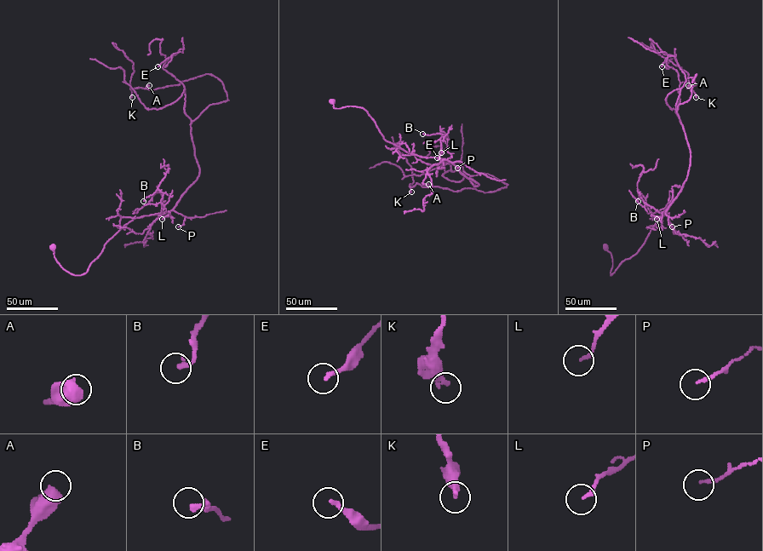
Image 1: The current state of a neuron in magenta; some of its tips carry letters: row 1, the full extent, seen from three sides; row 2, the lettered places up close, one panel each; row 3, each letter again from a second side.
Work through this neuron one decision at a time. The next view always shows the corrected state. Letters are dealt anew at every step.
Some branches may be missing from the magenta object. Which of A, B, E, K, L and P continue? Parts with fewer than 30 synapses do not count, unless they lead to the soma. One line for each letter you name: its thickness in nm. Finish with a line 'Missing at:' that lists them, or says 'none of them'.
Missing at: none of them

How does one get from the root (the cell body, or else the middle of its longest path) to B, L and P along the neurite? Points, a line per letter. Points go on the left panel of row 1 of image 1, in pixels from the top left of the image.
B: (53, 247), (64, 269), (83, 274), (124, 225), (161, 212), (163, 193), (157, 189), (143, 201)
L: (53, 247), (60, 265), (72, 274), (81, 275), (105, 243), (134, 219), (170, 213), (171, 218), (162, 219)
P: (53, 247), (60, 265), (81, 275), (105, 243), (134, 219), (174, 210), (185, 217), (178, 226)

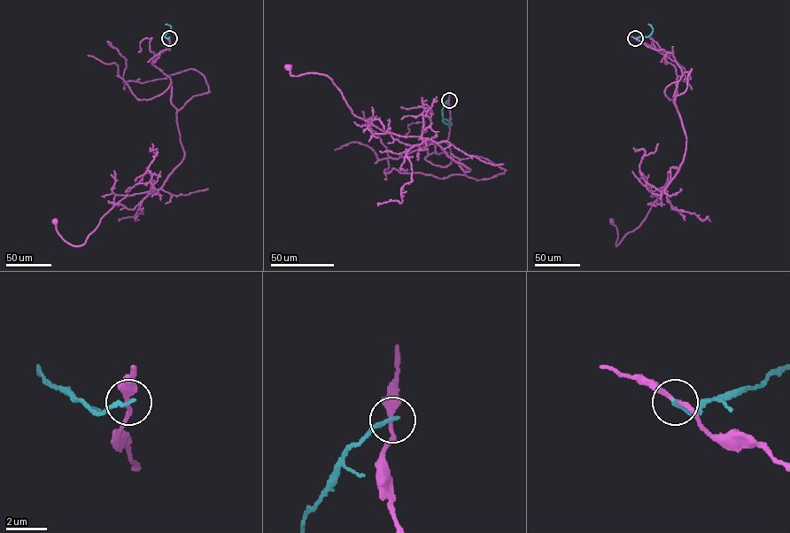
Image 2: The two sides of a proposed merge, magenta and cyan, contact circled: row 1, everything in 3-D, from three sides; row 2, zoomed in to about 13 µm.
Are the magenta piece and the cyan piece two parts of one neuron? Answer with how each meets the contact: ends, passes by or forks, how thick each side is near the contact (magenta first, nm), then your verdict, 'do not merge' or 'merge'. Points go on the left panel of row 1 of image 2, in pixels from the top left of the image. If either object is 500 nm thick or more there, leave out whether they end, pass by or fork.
magenta passes by; cyan ends; calibres 220 and 200 nm; do not merge

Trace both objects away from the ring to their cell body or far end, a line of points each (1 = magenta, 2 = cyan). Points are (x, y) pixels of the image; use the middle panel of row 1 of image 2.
1: (449, 100), (448, 139), (424, 158), (469, 171), (289, 66)
2: (449, 100), (443, 106), (443, 118), (444, 121), (452, 125), (443, 119)

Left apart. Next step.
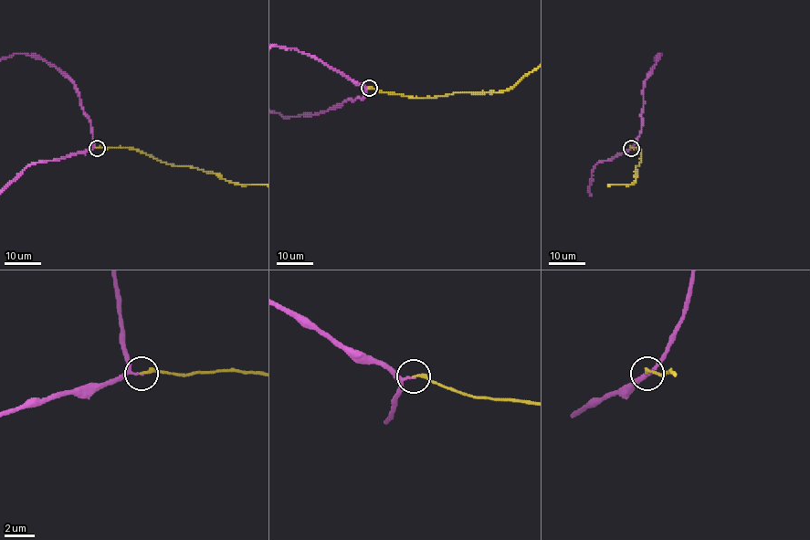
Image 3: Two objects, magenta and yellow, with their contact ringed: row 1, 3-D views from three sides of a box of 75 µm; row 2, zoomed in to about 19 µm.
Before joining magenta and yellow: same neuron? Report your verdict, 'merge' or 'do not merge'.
merge

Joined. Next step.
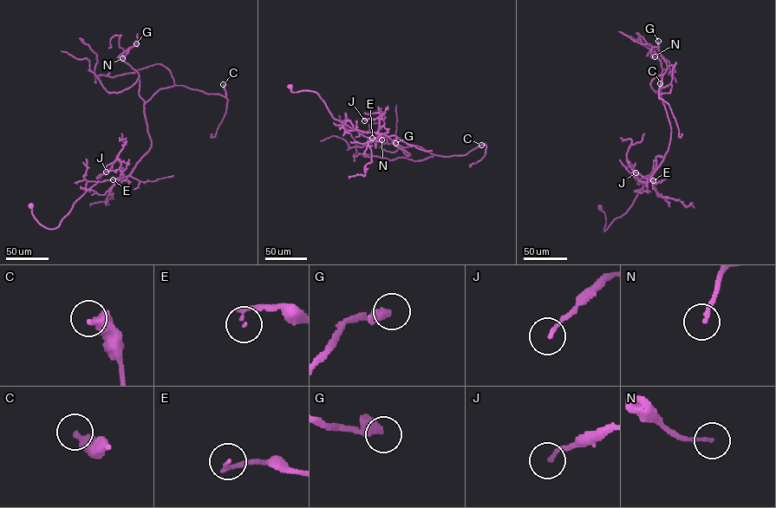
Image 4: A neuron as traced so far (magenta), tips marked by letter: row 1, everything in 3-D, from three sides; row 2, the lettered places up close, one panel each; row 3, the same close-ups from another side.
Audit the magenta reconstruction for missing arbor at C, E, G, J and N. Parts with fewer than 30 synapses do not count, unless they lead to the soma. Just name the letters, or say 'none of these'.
G, N

